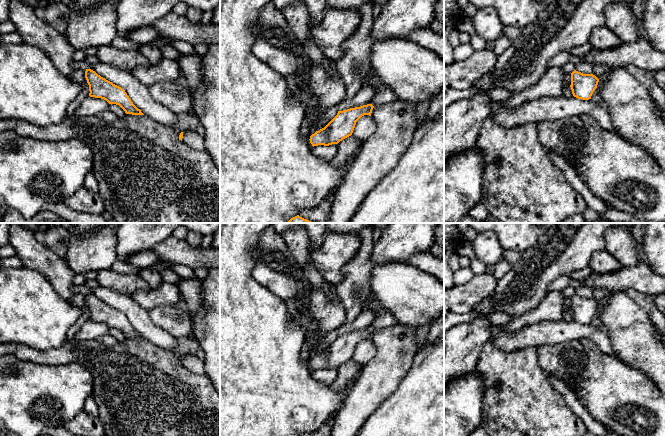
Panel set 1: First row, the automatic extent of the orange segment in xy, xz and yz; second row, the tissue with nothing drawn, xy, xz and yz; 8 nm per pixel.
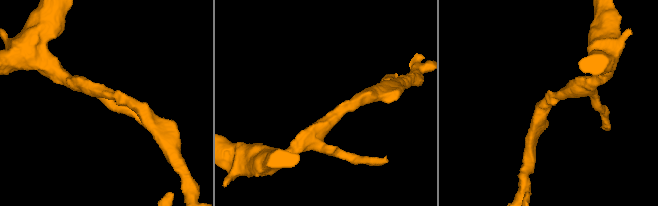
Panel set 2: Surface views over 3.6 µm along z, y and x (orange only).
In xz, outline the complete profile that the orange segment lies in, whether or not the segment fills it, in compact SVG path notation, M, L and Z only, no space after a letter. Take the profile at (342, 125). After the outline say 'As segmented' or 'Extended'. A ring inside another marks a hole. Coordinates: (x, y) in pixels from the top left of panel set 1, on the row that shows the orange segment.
M372 104L338 111L337 115L322 129L310 136L312 146L338 144L352 135L356 122L364 115L371 116Z. As segmented

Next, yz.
M574 70L571 73L571 90L574 97L589 100L597 88L599 79L593 74L583 74Z. As segmented

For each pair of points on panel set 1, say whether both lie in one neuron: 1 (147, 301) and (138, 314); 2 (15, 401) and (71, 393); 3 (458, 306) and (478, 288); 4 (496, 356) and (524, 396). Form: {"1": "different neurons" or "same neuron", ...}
{"1": "different neurons", "2": "same neuron", "3": "same neuron", "4": "same neuron"}

